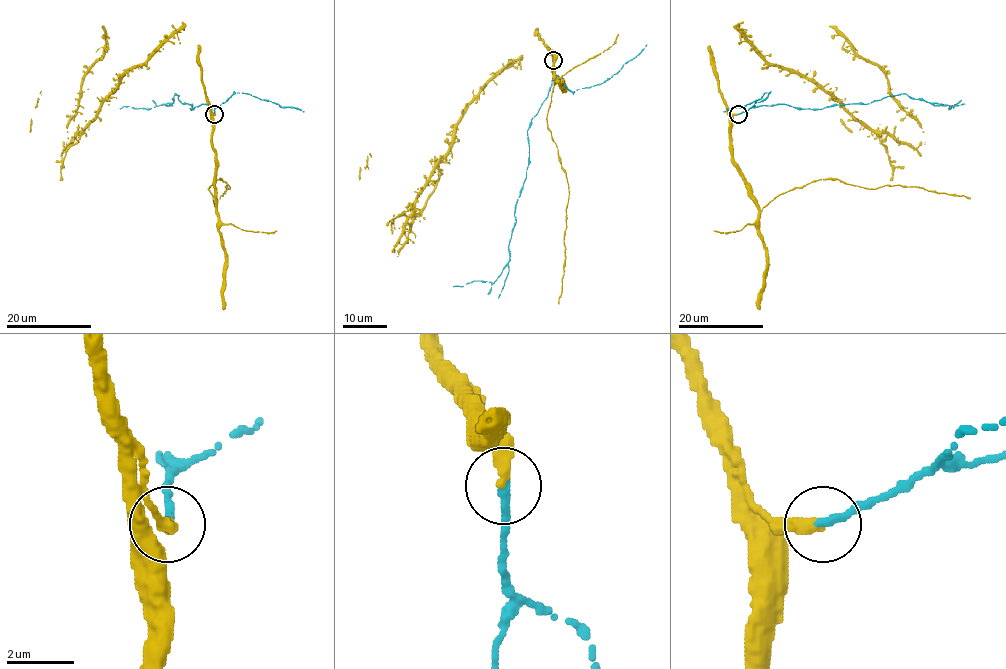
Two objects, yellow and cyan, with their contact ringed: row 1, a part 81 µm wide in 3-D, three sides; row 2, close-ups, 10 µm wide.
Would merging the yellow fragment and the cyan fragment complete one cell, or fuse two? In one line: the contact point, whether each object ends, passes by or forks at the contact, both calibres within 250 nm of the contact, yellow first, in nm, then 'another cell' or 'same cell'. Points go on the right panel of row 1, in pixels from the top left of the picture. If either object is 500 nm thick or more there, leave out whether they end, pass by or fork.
(738, 114) | yellow ends | cyan ends | 320/300 nm | same cell

